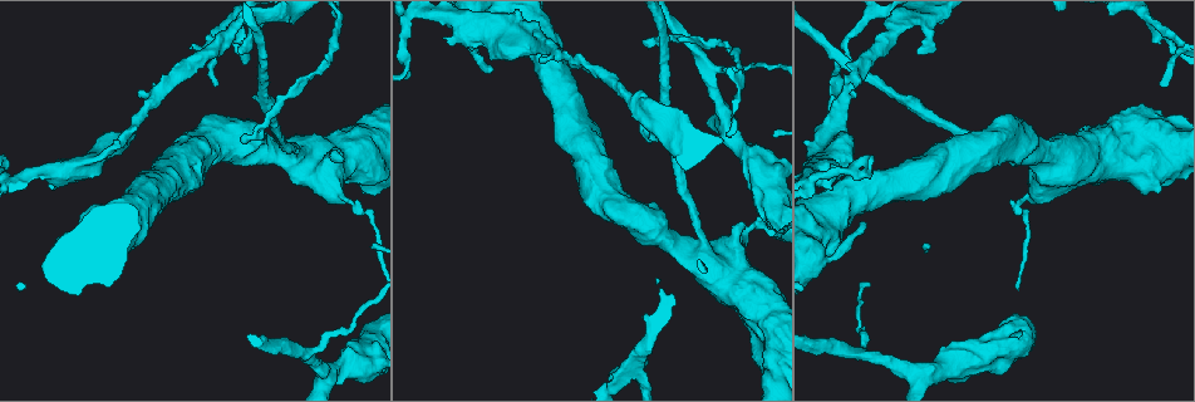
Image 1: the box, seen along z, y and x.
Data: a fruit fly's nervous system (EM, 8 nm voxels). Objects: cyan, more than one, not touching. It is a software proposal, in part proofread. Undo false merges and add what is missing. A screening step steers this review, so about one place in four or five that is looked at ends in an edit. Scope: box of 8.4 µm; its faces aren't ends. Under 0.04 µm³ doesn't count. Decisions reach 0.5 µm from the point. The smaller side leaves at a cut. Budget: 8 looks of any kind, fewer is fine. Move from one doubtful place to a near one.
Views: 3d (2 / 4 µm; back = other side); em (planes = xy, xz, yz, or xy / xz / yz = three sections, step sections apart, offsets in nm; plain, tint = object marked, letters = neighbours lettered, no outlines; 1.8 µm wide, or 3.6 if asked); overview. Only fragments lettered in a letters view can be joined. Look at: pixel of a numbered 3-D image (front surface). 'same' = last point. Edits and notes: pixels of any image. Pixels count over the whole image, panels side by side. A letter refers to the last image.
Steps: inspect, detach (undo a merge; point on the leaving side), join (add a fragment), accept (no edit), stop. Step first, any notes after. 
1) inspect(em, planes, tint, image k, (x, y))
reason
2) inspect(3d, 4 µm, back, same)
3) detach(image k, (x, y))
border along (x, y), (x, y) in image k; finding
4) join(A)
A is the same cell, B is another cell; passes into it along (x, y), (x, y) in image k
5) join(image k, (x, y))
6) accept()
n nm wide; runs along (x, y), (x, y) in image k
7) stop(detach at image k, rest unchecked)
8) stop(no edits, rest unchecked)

inspect(em, 3.6 µm, planes, letters, image 1, (493, 68))
end of a long branch

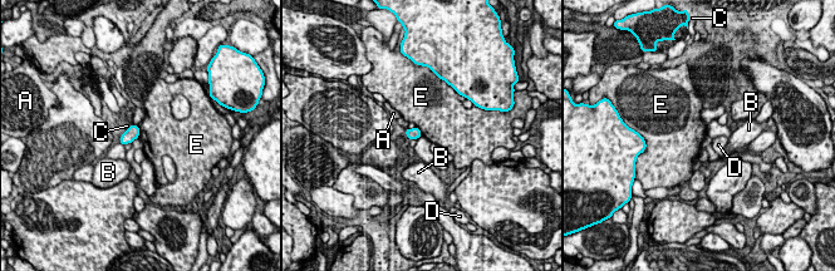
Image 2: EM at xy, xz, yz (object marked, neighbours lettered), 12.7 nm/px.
accept()
160 nm wide; A, B, C, D and E are other cells; border along (137, 126), (140, 136) in image 2; no lettered fragment goes on from it

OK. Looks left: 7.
inspect(em, planes, letters, image 1, (523, 23))
calibre changes

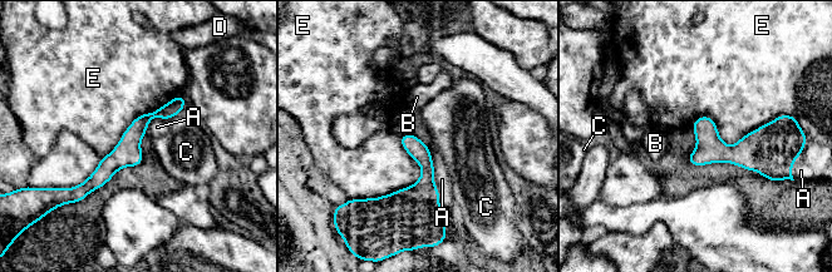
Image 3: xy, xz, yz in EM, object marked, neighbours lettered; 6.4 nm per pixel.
accept()
120 nm wide; A, B, C, D and E are other cells; runs along (181, 98), (149, 115), (129, 146), (79, 188) in image 3; all the same cell

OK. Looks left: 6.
inspect(em, yz, step 16, letters, image 1, (339, 158))
an open end

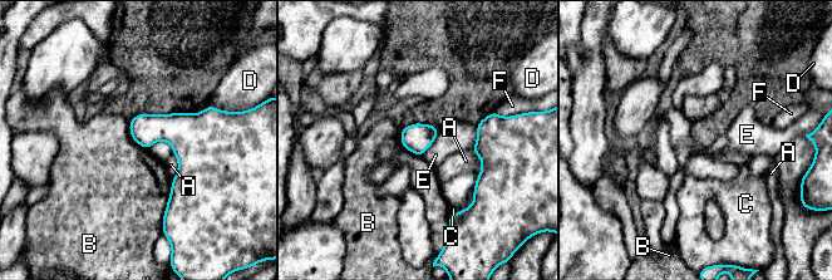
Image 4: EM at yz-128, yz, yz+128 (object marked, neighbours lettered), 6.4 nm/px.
inspect(em, planes, letters, same)
another direction

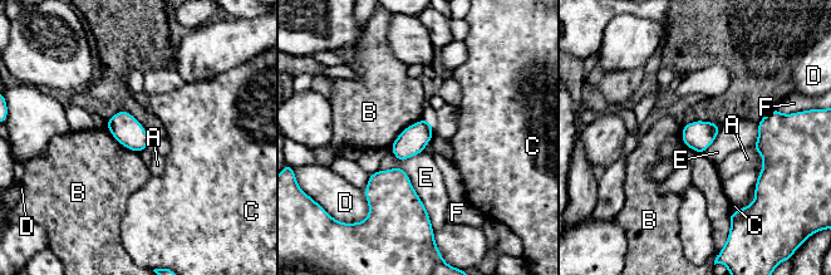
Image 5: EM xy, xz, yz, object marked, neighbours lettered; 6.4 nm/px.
accept()
A, B, C, D, E and F are other cells; border along (423, 118), (407, 126), (389, 146) in image 5; none of them fits

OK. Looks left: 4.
stop(no edits, rest unchecked)

